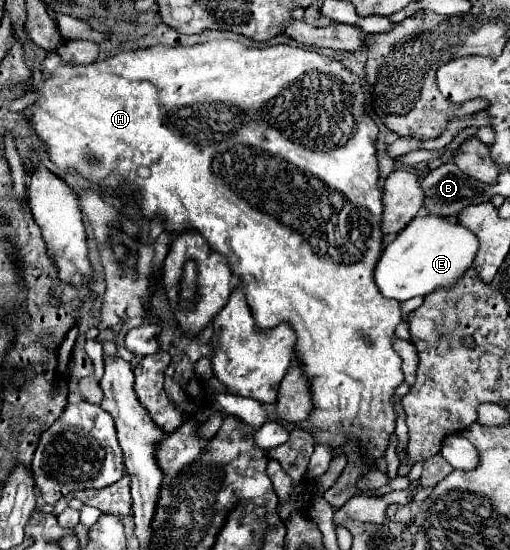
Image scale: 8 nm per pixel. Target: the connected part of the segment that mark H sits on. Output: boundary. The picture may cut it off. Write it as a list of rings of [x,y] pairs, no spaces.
[[[219,39],[219,41],[209,41],[209,43],[201,43],[201,45],[193,45],[193,47],[165,47],[165,45],[155,45],[149,49],[139,49],[139,51],[127,51],[127,53],[119,53],[117,57],[109,57],[105,61],[99,63],[91,63],[91,65],[67,65],[63,63],[57,55],[49,55],[45,57],[45,61],[41,63],[41,75],[43,81],[35,85],[37,91],[37,101],[35,101],[35,113],[31,115],[31,125],[37,131],[37,135],[41,137],[41,141],[47,145],[47,151],[51,155],[51,161],[61,169],[61,171],[77,171],[81,177],[85,177],[87,181],[91,181],[93,185],[99,187],[107,187],[107,189],[117,189],[117,187],[131,187],[135,189],[141,197],[135,197],[141,205],[141,213],[151,219],[155,213],[159,213],[163,217],[163,229],[167,229],[171,235],[185,231],[185,229],[195,229],[199,231],[211,249],[219,251],[221,255],[225,255],[229,259],[229,265],[233,269],[235,275],[239,275],[239,279],[245,283],[245,295],[247,295],[247,303],[251,307],[251,313],[255,317],[255,323],[259,329],[267,329],[267,327],[275,327],[283,321],[287,321],[289,325],[293,325],[295,333],[297,333],[297,347],[295,353],[299,357],[299,361],[303,363],[303,369],[307,373],[307,377],[311,379],[311,391],[313,391],[313,405],[315,409],[321,411],[313,411],[311,413],[311,423],[313,423],[313,435],[317,443],[329,443],[333,451],[337,451],[345,441],[357,439],[363,453],[369,455],[369,461],[375,463],[375,457],[381,457],[385,453],[389,435],[395,431],[395,411],[393,411],[393,391],[403,383],[403,371],[401,371],[401,357],[399,353],[393,349],[393,341],[395,341],[395,327],[403,321],[403,313],[401,313],[401,305],[395,299],[385,299],[373,279],[373,271],[375,265],[383,253],[383,231],[381,231],[381,223],[383,223],[383,191],[379,189],[379,165],[377,165],[377,135],[379,135],[379,127],[375,125],[375,121],[367,115],[365,111],[365,93],[361,87],[361,79],[349,71],[347,67],[343,67],[341,61],[333,59],[333,57],[325,57],[313,49],[307,49],[303,45],[289,45],[289,43],[279,43],[279,45],[271,45],[271,47],[249,47],[243,45],[239,41],[227,41],[227,39]]]

